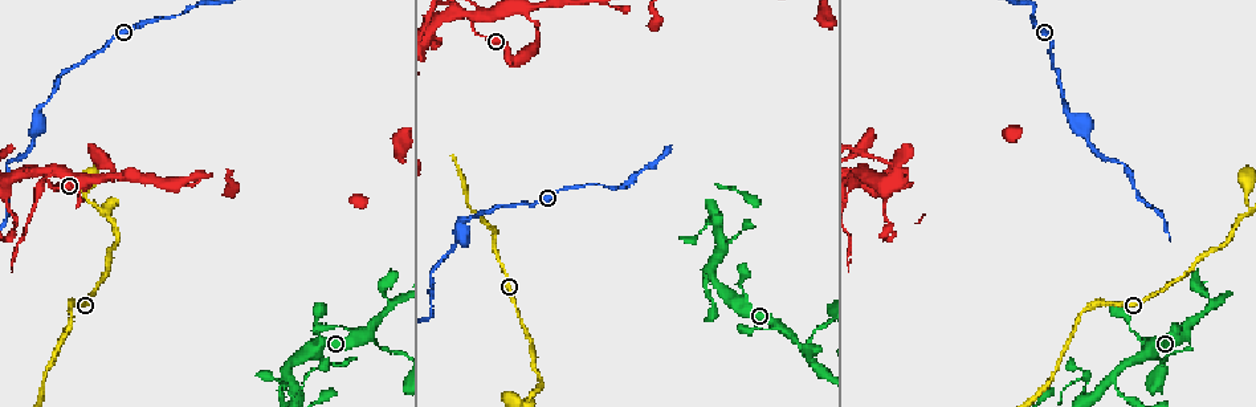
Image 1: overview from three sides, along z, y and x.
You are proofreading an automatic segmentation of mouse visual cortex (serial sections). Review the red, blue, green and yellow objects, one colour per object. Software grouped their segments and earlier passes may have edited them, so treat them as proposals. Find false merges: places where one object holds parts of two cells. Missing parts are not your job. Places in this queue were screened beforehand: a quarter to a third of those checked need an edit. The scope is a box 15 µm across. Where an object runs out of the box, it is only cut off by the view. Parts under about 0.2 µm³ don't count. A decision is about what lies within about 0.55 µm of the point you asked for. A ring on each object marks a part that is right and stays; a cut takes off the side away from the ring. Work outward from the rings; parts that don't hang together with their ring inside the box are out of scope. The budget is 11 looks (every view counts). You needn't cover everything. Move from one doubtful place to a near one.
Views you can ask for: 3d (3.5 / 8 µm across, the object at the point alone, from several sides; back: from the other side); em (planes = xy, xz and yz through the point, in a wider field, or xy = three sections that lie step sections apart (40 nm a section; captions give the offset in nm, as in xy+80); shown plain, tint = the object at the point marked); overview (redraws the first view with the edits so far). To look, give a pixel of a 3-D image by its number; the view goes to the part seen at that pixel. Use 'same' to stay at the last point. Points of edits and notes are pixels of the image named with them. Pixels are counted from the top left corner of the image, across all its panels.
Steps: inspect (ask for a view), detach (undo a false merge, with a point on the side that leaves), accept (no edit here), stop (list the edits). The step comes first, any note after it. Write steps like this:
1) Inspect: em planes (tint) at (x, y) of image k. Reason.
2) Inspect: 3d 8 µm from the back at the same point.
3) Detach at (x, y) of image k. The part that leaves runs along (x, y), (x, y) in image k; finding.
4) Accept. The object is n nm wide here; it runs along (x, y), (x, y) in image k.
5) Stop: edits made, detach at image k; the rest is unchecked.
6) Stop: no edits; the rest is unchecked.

Inspect: 3d 8 µm at (47, 173) of image 1. Narrows sharply.

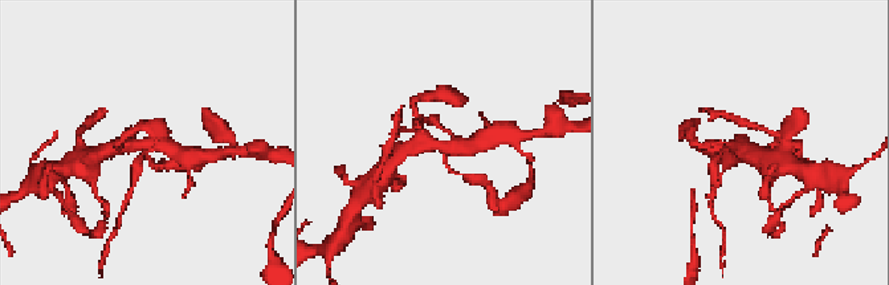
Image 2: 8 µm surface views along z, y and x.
Inspect: em xy step 1 (tint) at (449, 144) of image 2.

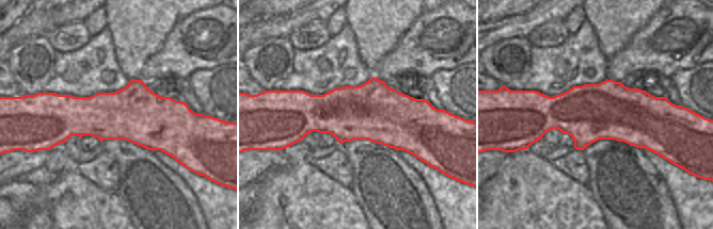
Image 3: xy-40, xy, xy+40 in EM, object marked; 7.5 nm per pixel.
Accept. It runs along (456, 172), (447, 166), (445, 147), (481, 141) in image 2; one cell here.

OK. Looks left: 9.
Inspect: 3d 3.5 µm at (35, 110) of image 1. Sudden change in width.

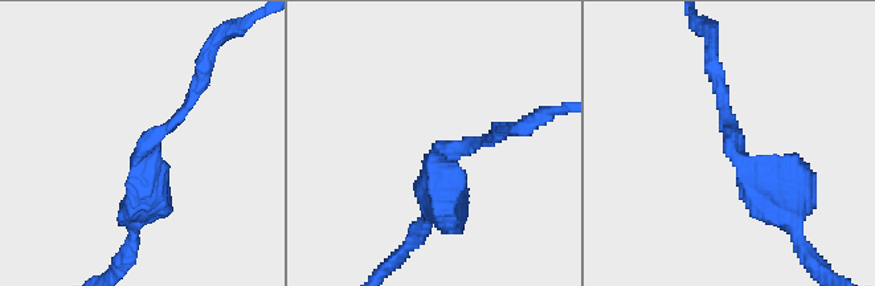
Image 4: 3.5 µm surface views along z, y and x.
Inspect: em xy step 5 (tint) at (139, 156) of image 4. The arms are 150, 500 nm wide; shape alone is not enough.

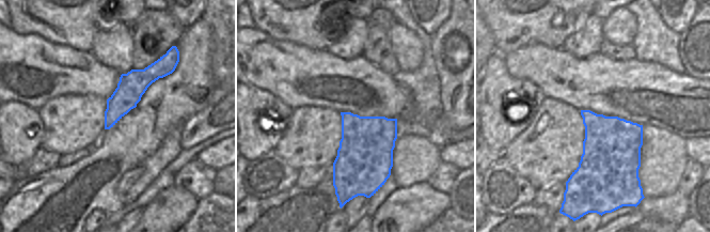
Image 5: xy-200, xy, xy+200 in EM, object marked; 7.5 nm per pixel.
Detach at (748, 195) of image 4. The part that leaves runs along (740, 156), (785, 205), (812, 258) in image 4; two cells meet here.

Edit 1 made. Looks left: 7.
Inspect: overview. See it whole again.

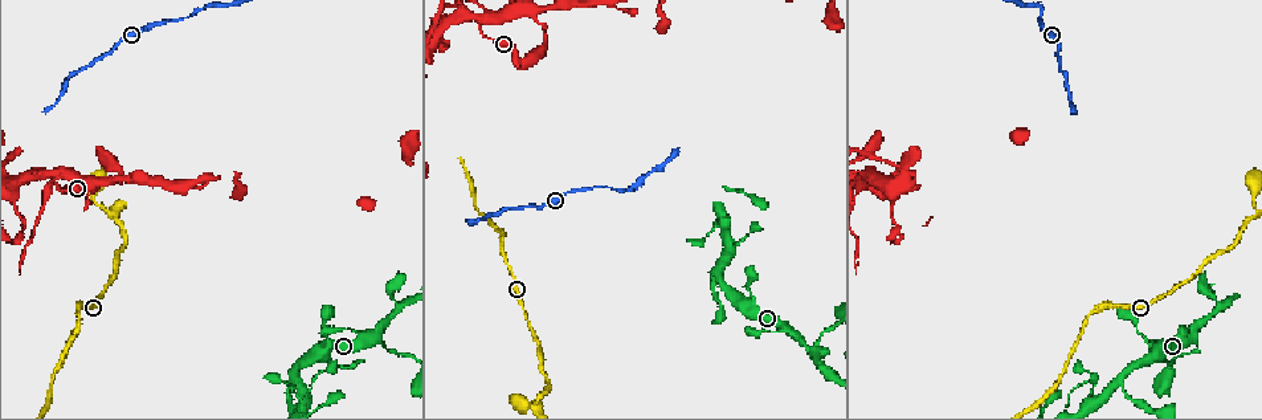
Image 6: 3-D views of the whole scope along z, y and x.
Inspect: 3d 3.5 µm from the back at (375, 340) of image 6. A narrow waist.

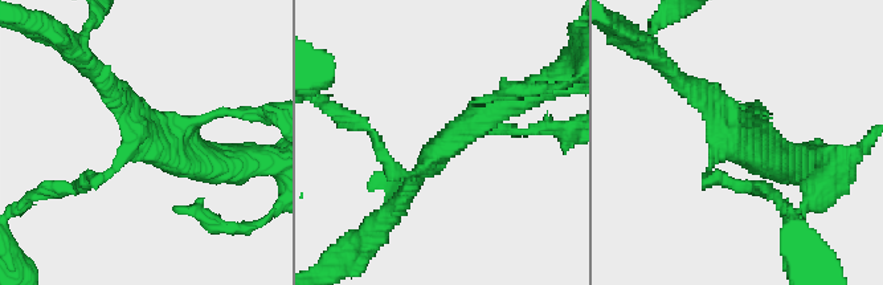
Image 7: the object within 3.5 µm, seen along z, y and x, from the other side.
Inspect: em xy step 1 (tint) at (442, 144) of image 7. Shape alone is not enough.

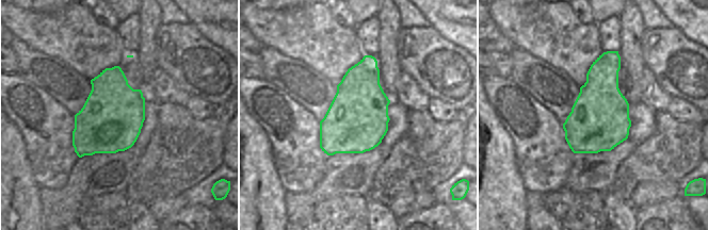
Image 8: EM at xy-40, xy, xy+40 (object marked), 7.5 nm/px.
Accept. The object is 480 nm wide here; it runs along (516, 98), (434, 153), (407, 198) in image 7; all the same cell.

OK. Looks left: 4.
Inspect: 3d 3.5 µm from the back at (293, 380) of image 6. Sudden change in width.

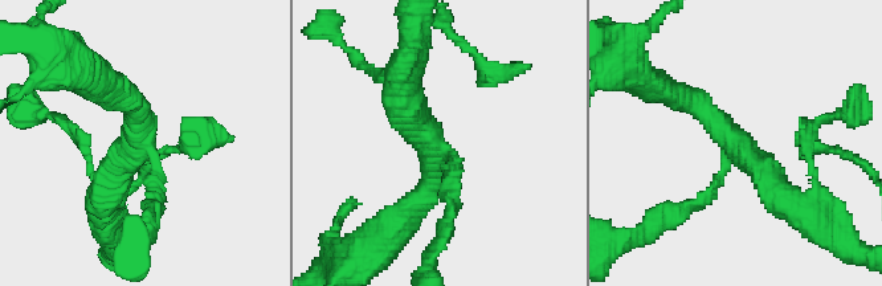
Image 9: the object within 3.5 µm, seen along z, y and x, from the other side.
Inspect: em xy step 5 (tint) at (434, 152) of image 9. Now the EM.

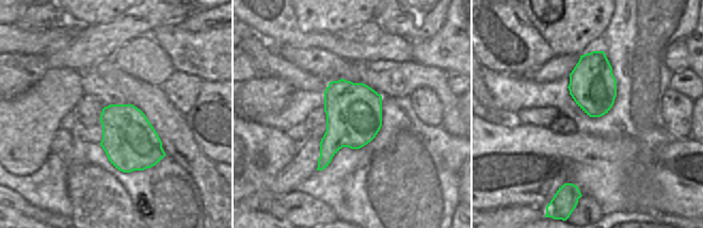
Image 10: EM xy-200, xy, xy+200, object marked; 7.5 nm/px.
Inspect: em xy step 3 (tint) at the same point.

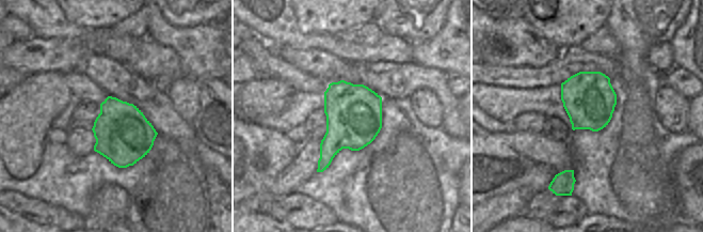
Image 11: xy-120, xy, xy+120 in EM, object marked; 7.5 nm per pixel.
Accept. It runs along (666, 92), (707, 111), (785, 201) in image 9; all the same cell.

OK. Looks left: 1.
Stop: edits made, detach at image 4; the rest is unchecked.

